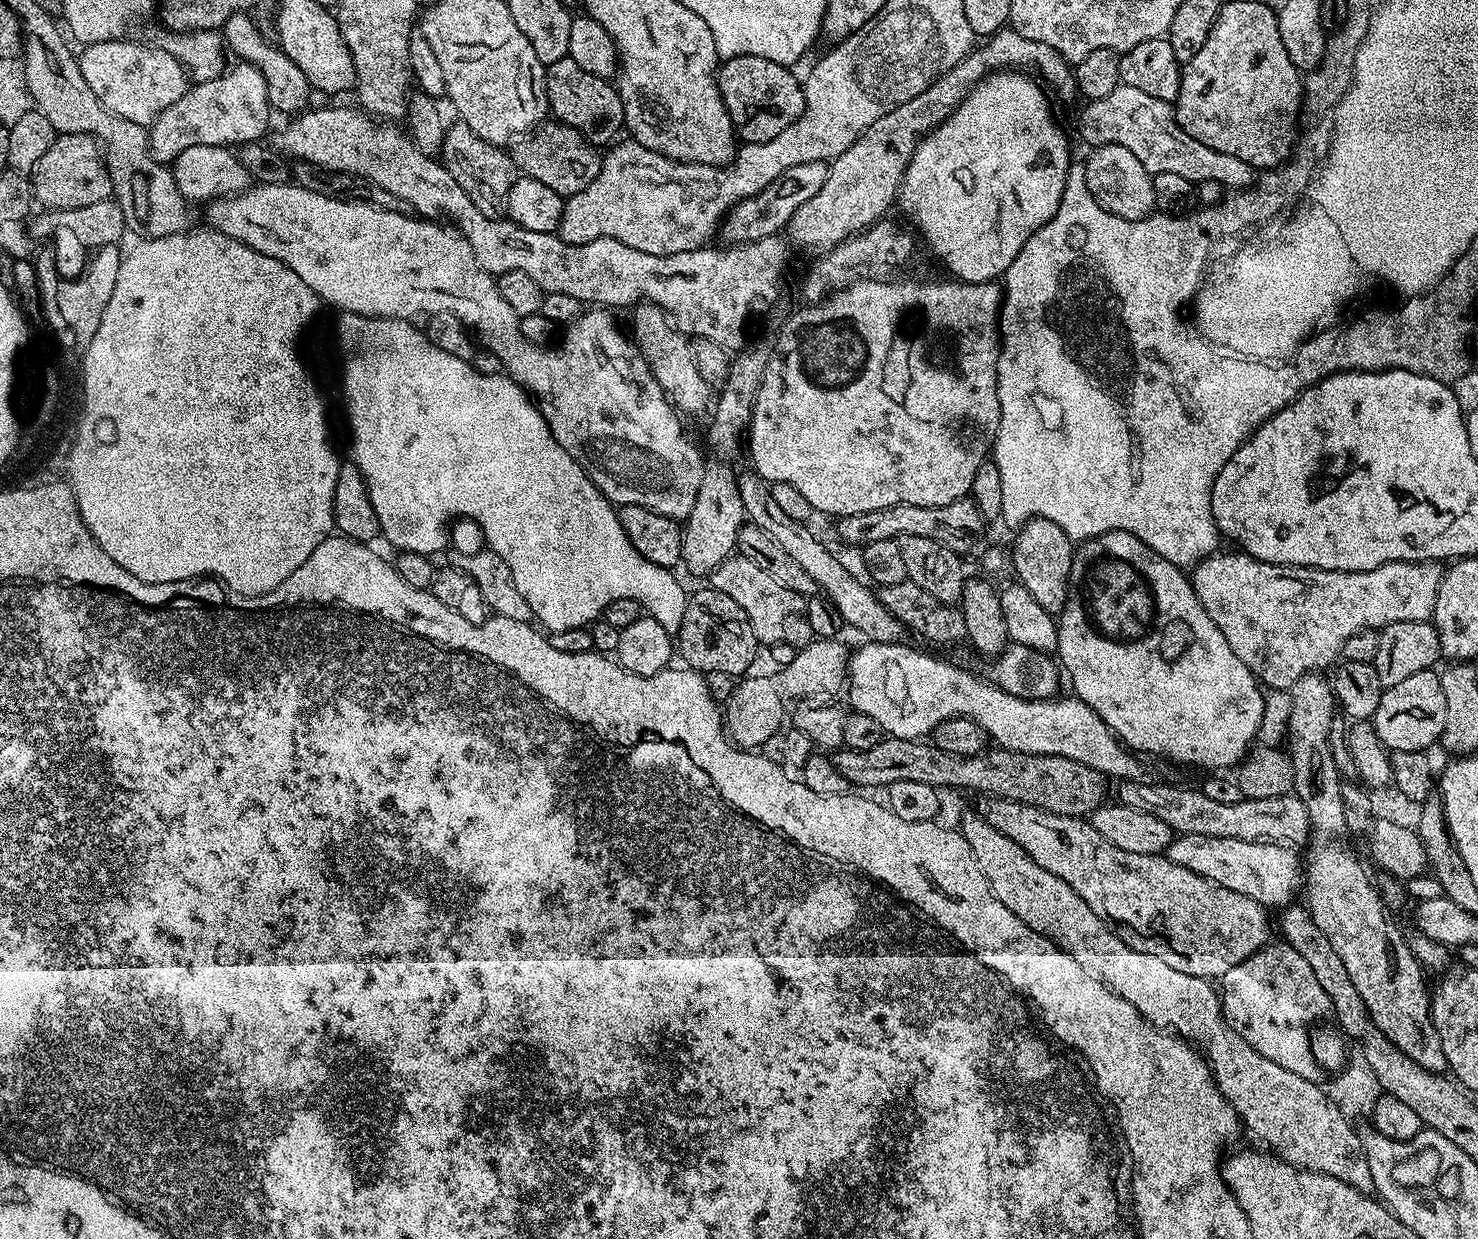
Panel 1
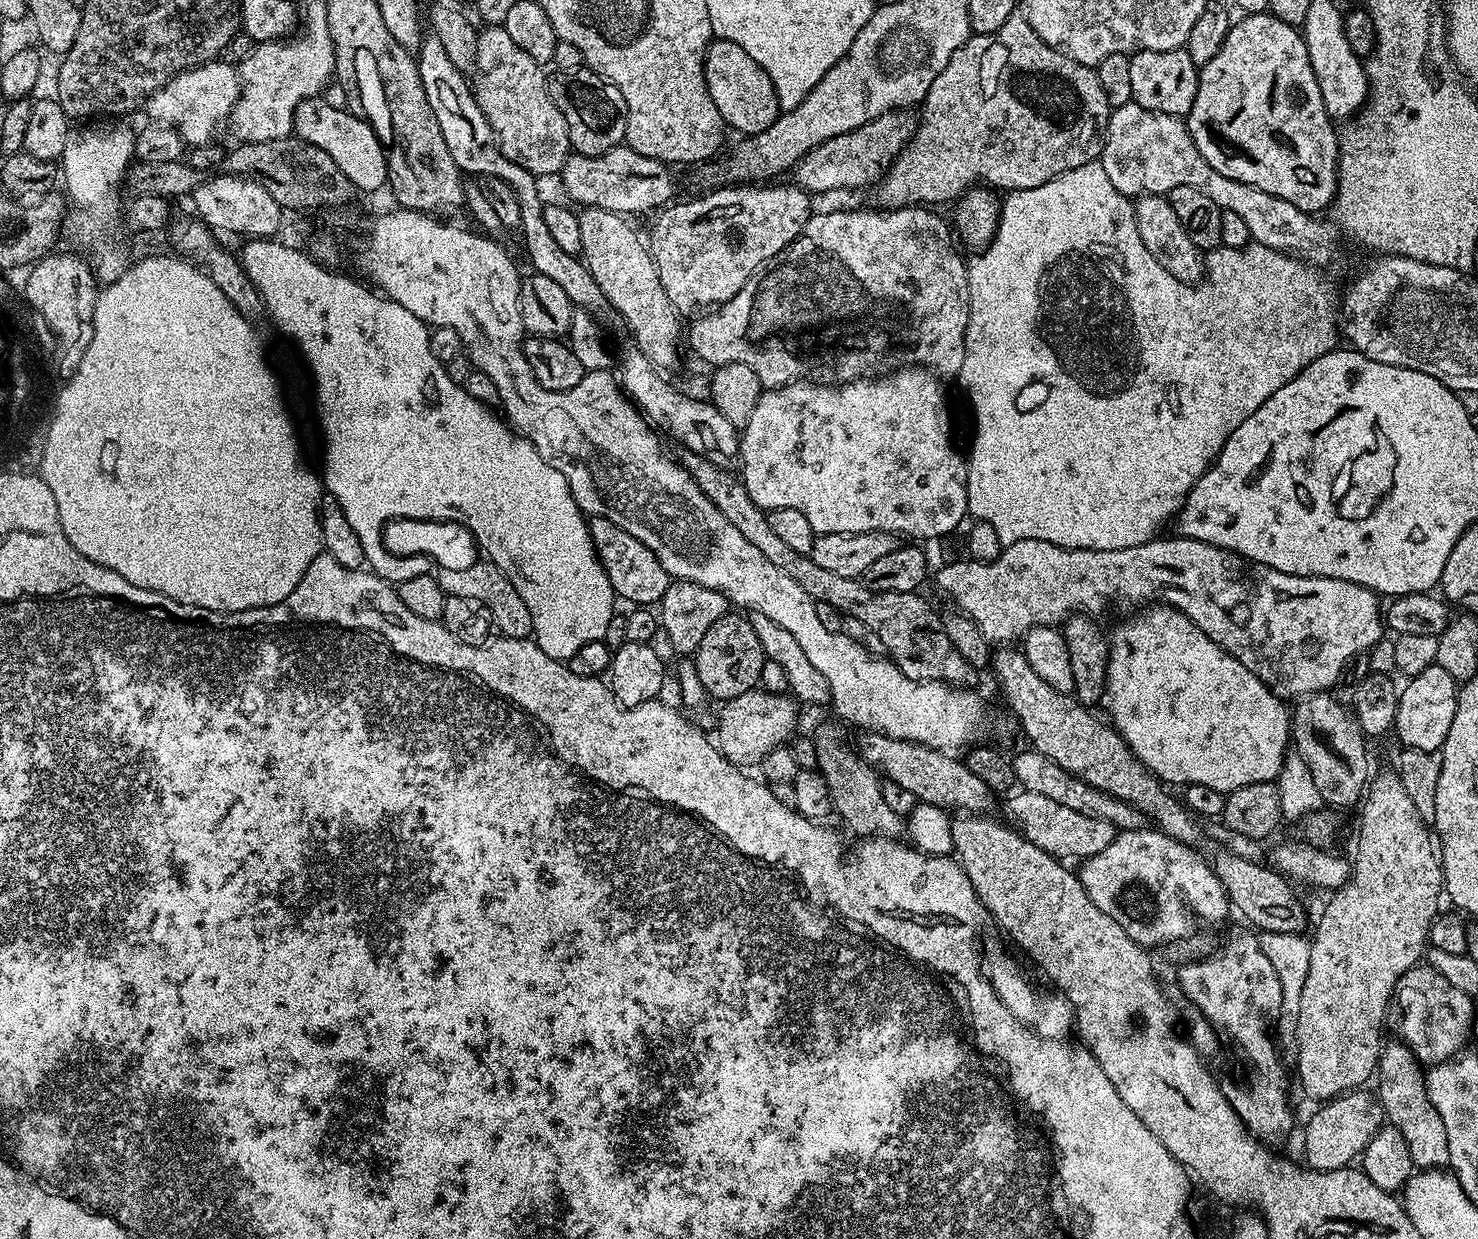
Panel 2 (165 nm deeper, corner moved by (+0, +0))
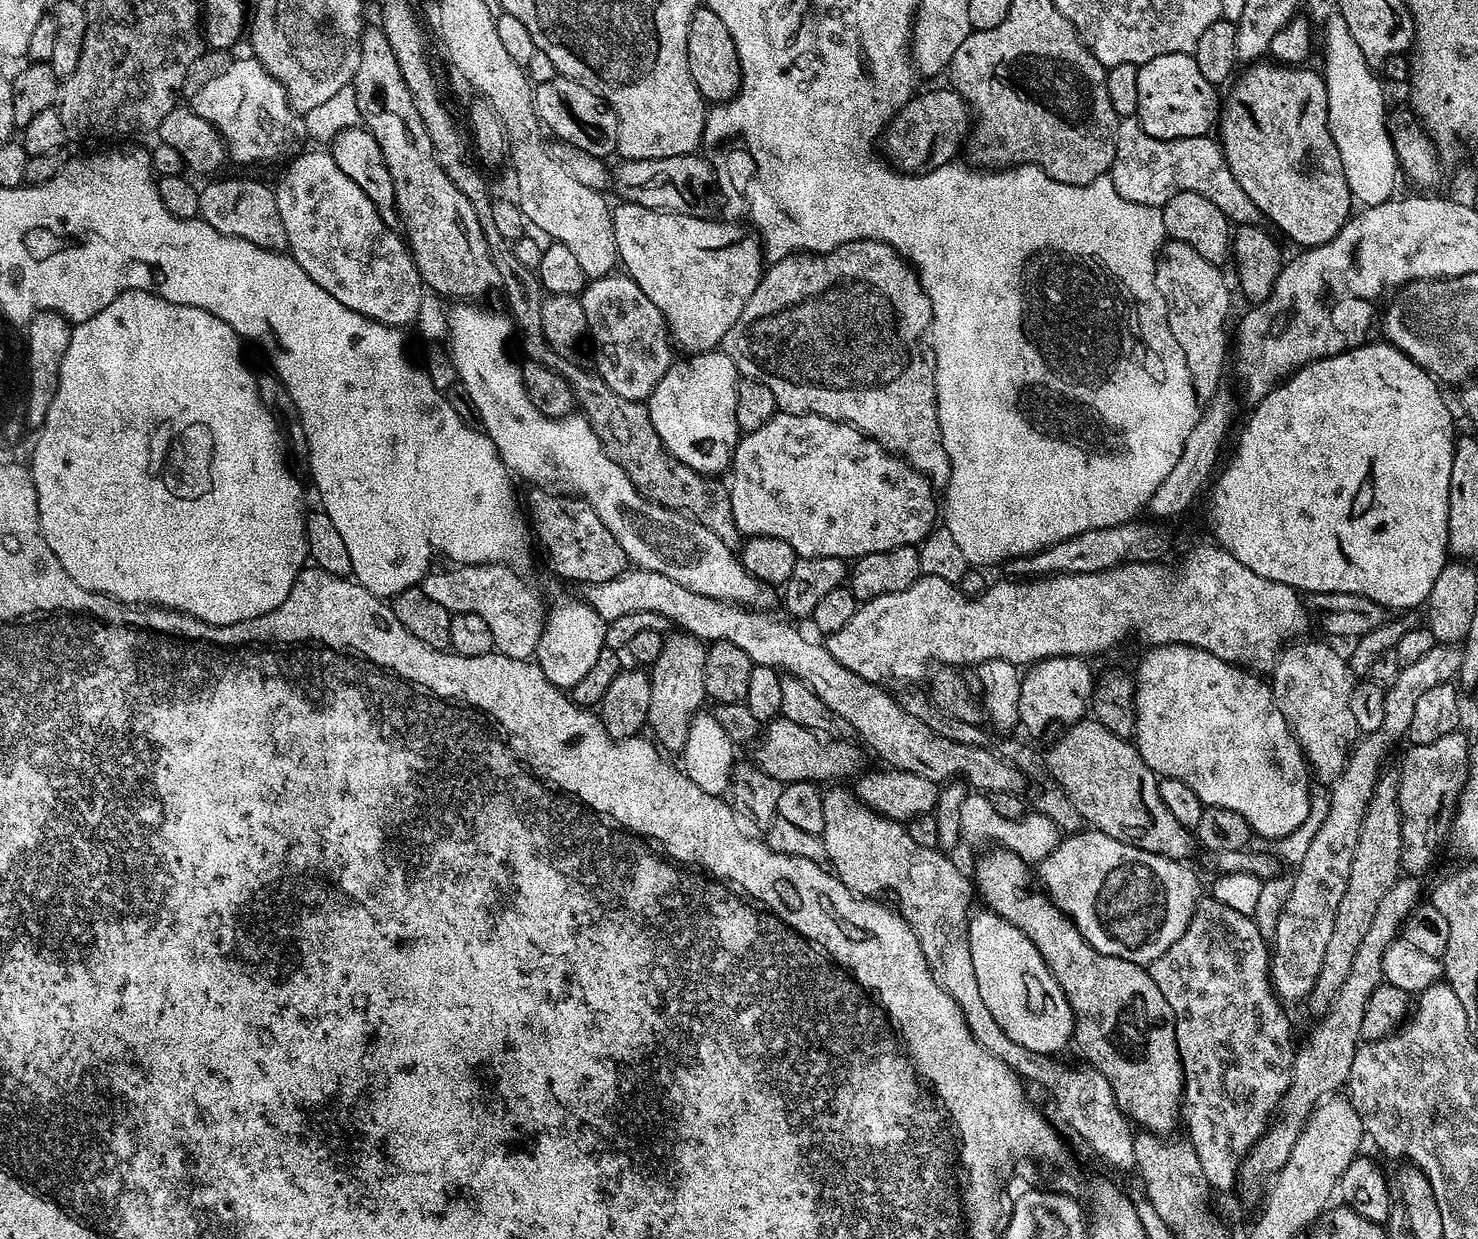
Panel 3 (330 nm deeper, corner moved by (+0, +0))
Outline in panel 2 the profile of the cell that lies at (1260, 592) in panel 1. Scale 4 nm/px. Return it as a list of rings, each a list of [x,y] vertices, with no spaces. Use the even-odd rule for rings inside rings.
[[[1179,534],[1173,537],[1173,540],[1153,538],[1122,550],[1082,550],[1054,546],[1041,540],[1019,540],[1004,546],[993,561],[963,558],[946,565],[937,574],[936,584],[996,646],[1011,645],[1031,628],[1043,624],[1063,625],[1073,614],[1104,612],[1112,600],[1124,608],[1145,602],[1171,604],[1285,702],[1332,690],[1339,682],[1347,660],[1354,659],[1359,652],[1360,655],[1367,653],[1369,648],[1385,639],[1381,597],[1366,586],[1325,576],[1282,574],[1270,566],[1239,556],[1237,552]]]

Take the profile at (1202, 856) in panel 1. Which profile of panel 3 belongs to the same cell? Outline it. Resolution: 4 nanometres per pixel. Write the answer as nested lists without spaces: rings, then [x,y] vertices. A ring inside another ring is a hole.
[[[1079,830],[1065,835],[1060,845],[1039,861],[1039,887],[1065,916],[1076,923],[1082,938],[1094,946],[1094,950],[1107,956],[1117,956],[1126,962],[1151,965],[1152,961],[1166,954],[1178,938],[1182,938],[1196,909],[1196,901],[1202,895],[1200,880],[1187,868],[1187,863],[1138,850],[1138,846],[1118,842],[1118,838],[1110,838],[1095,830],[1085,832]]]

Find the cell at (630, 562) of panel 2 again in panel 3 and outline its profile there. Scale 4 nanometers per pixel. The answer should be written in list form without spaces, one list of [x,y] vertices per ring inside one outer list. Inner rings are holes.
[[[536,486],[526,500],[530,513],[530,528],[534,533],[535,543],[544,551],[548,564],[564,580],[577,580],[580,586],[610,582],[624,572],[629,571],[630,561],[626,550],[618,546],[618,538],[610,534],[594,514],[594,510],[578,496],[569,496],[543,487]],[[529,508],[529,509],[528,509]],[[532,511],[532,516],[531,512]]]

